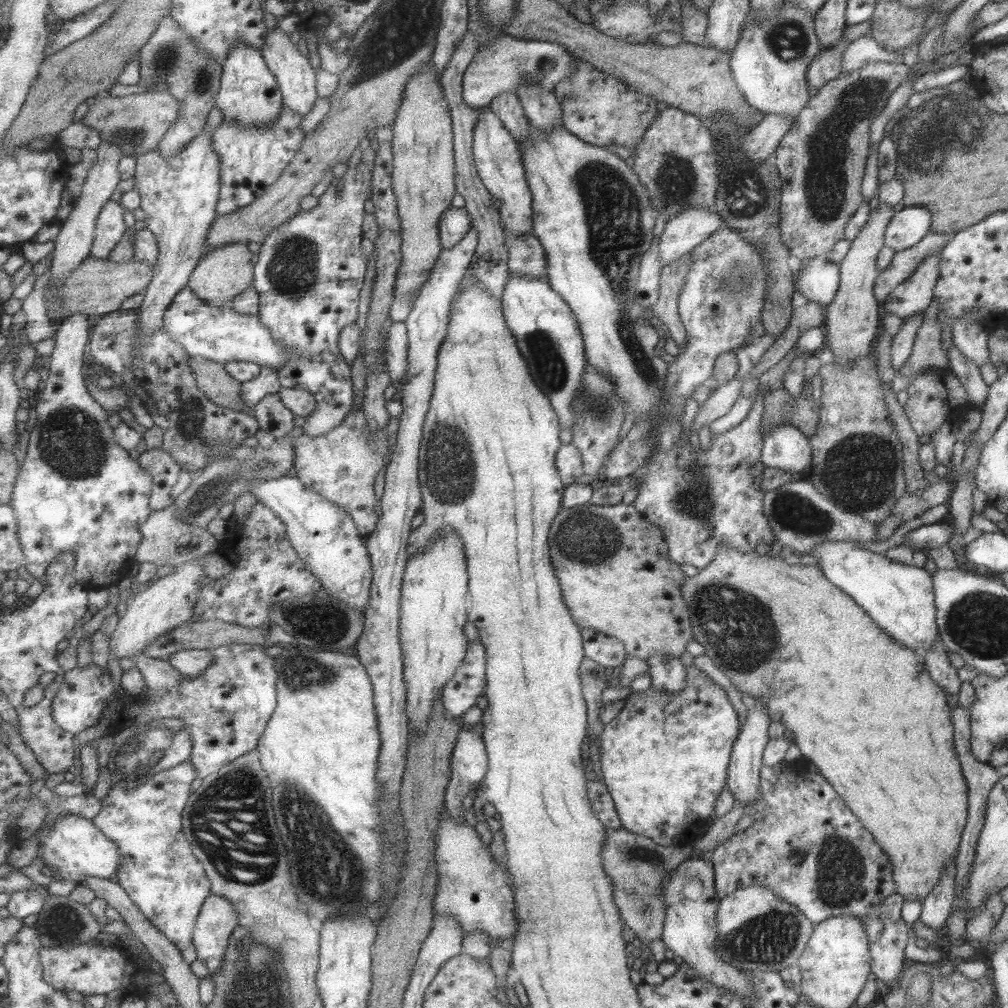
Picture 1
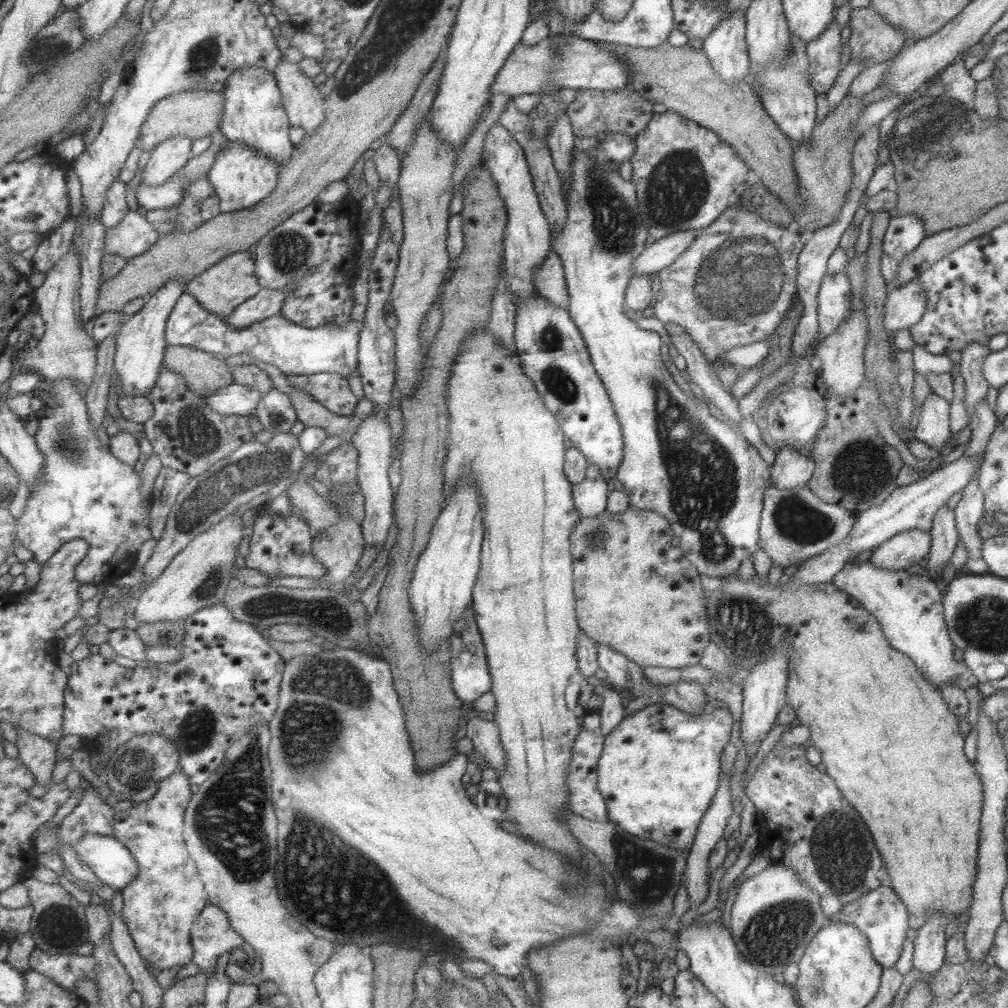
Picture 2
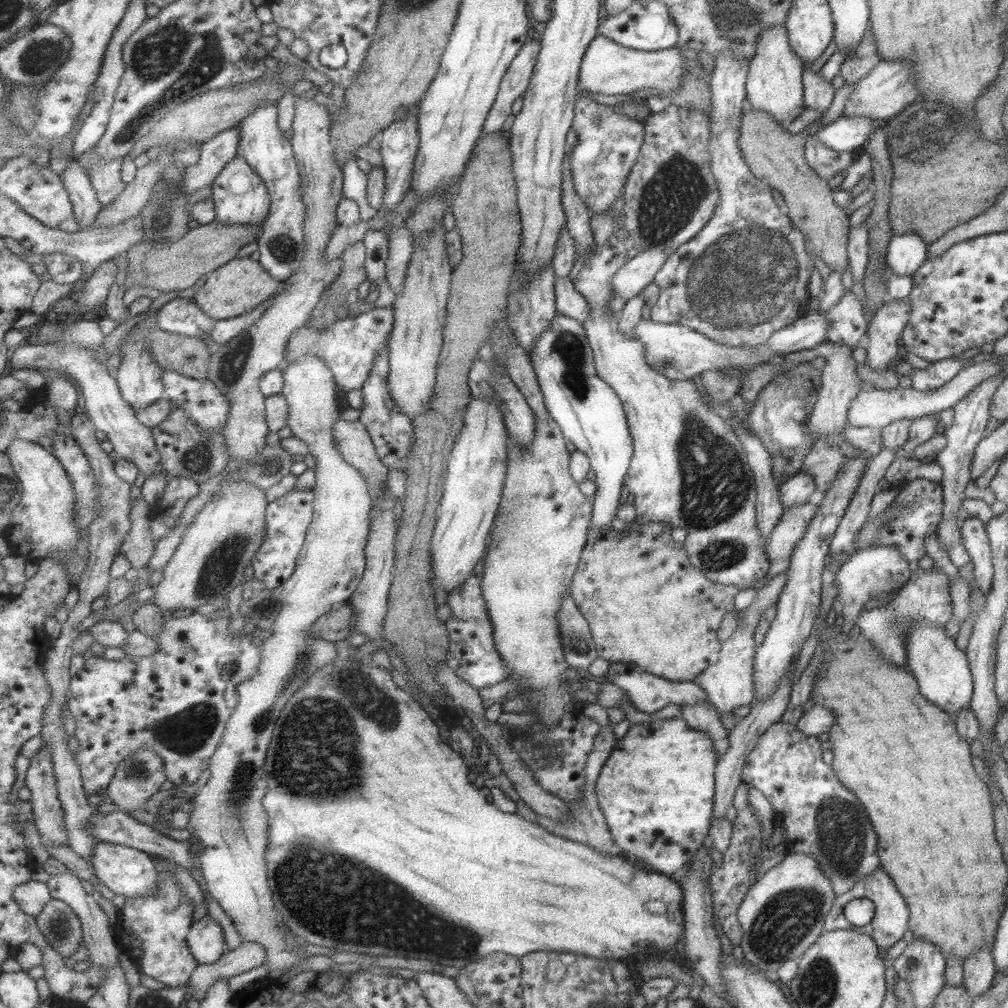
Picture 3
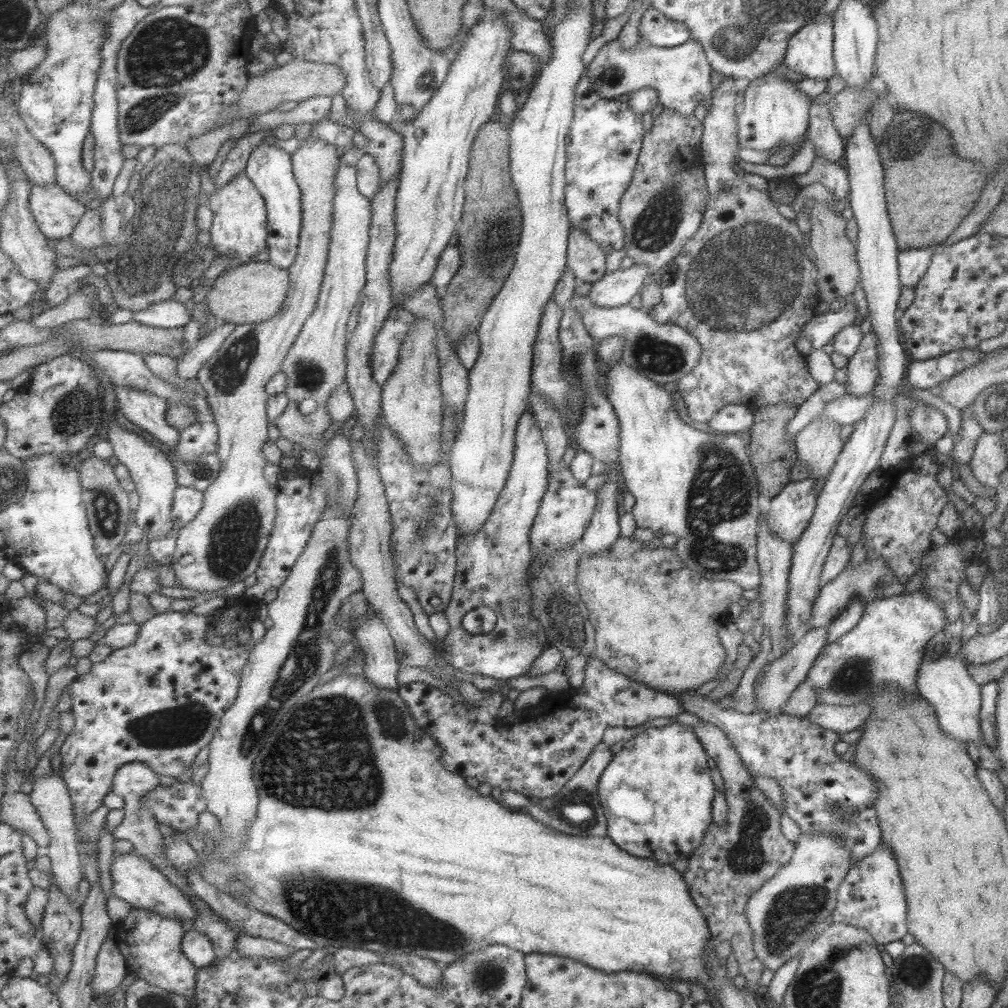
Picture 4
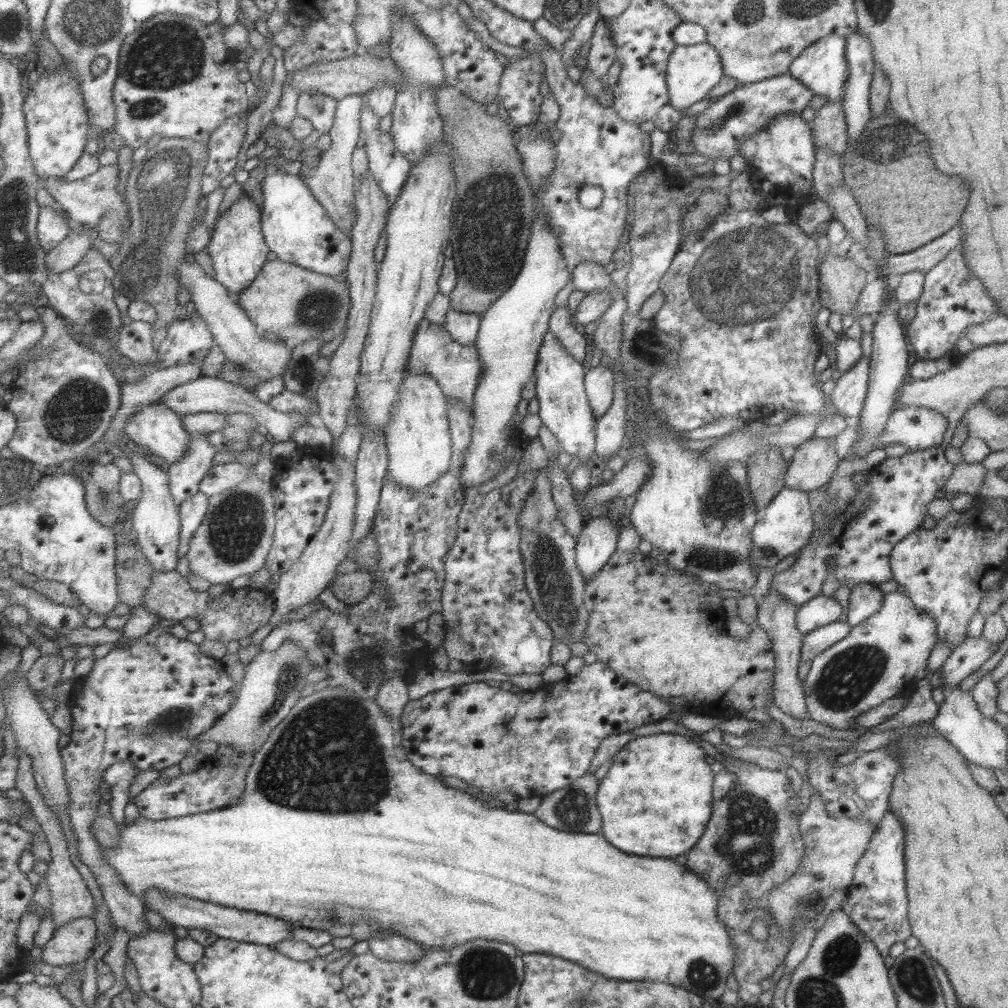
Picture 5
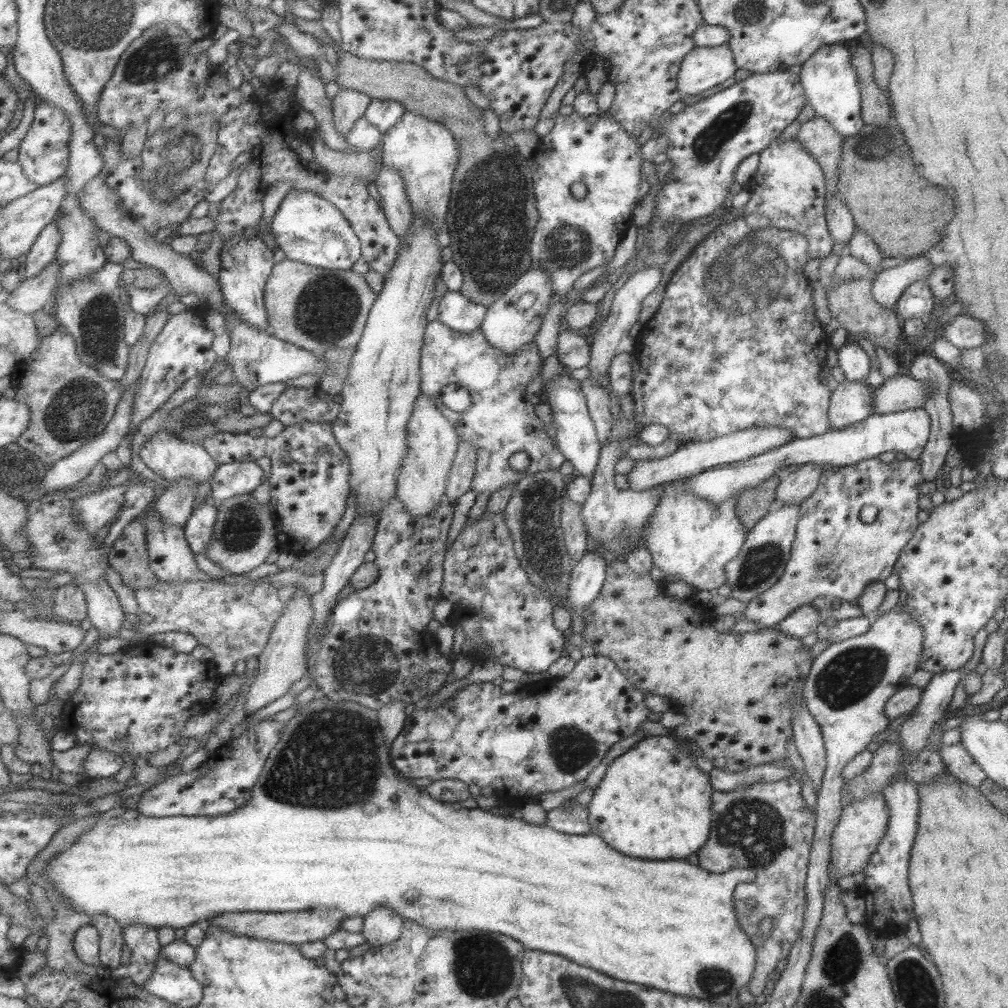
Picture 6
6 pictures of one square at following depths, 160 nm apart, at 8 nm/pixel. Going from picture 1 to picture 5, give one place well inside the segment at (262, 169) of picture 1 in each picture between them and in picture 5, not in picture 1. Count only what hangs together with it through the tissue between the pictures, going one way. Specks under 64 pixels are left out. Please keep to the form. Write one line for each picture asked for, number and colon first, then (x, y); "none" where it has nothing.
2: (243, 176)
3: (242, 198)
4: (240, 230)
5: (238, 248)

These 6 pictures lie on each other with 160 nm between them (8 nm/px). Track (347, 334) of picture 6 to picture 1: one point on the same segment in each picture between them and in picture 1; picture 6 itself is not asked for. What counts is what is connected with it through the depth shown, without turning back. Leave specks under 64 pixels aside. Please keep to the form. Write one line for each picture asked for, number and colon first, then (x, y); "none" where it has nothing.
1: (224, 273)
2: (222, 289)
3: (240, 287)
4: (251, 293)
5: (296, 304)

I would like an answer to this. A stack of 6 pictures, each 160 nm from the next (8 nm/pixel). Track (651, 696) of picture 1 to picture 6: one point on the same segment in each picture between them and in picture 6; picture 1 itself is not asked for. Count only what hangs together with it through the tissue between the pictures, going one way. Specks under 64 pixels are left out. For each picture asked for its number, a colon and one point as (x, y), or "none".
2: (659, 768)
3: (669, 767)
4: (662, 813)
5: (655, 801)
6: (653, 803)

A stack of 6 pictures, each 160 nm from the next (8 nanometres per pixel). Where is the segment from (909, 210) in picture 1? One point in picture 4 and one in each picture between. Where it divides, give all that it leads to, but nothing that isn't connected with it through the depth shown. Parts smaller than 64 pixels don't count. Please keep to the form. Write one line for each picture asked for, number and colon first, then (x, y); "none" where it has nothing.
2: (903, 233)
3: (905, 252)
4: (912, 263)

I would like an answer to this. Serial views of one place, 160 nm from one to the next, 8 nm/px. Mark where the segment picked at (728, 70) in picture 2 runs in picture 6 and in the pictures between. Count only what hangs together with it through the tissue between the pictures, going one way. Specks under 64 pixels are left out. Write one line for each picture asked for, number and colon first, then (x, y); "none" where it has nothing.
3: (744, 275)
4: (743, 285)
5: (742, 294)
6: (734, 344)

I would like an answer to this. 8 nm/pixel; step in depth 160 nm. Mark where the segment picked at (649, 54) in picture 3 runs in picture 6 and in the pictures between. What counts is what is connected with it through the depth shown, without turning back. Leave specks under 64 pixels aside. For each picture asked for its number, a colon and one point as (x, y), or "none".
4: (679, 75)
5: (691, 71)
6: (701, 68)

